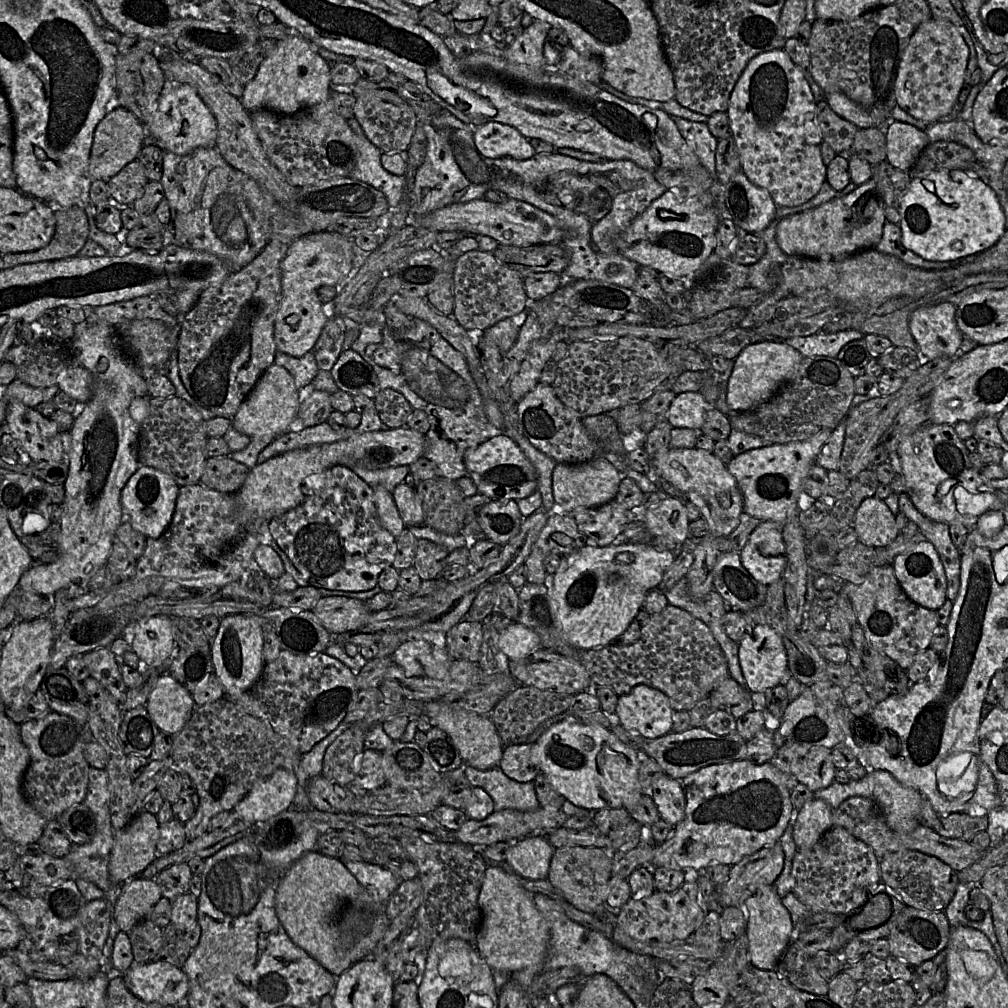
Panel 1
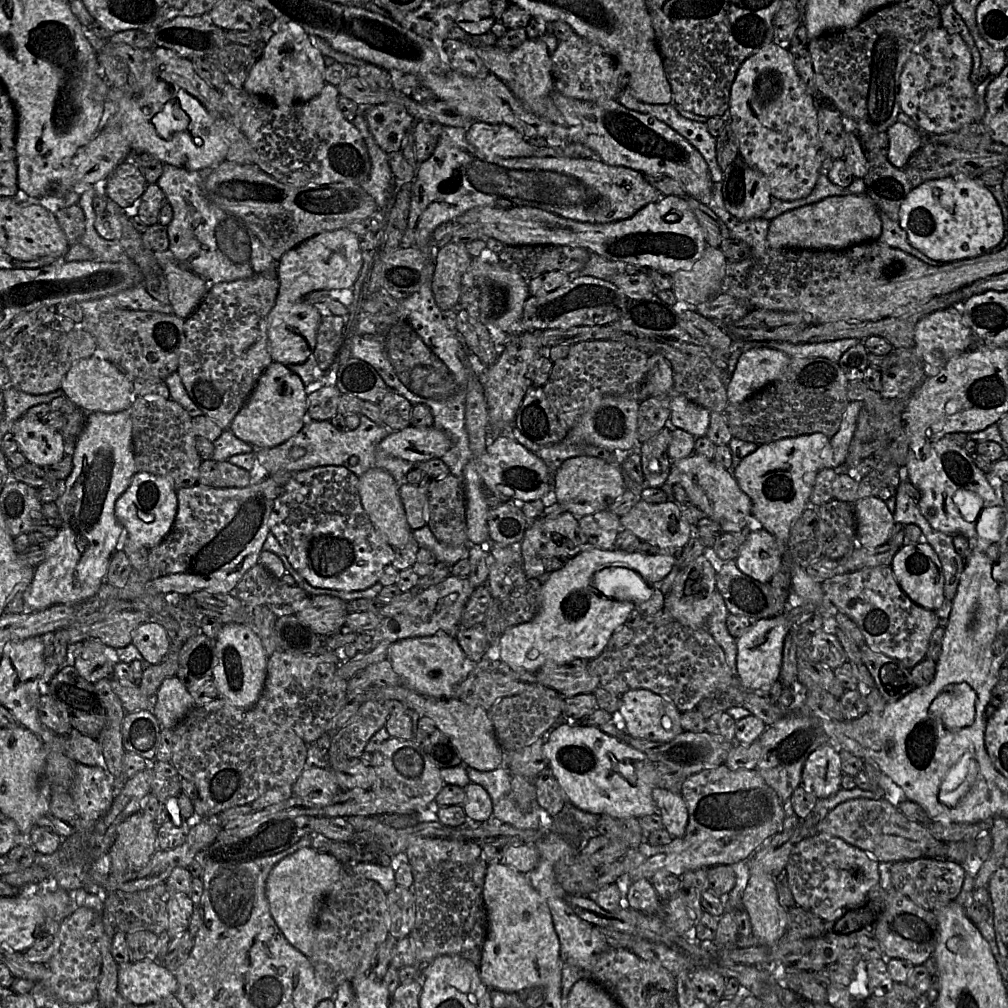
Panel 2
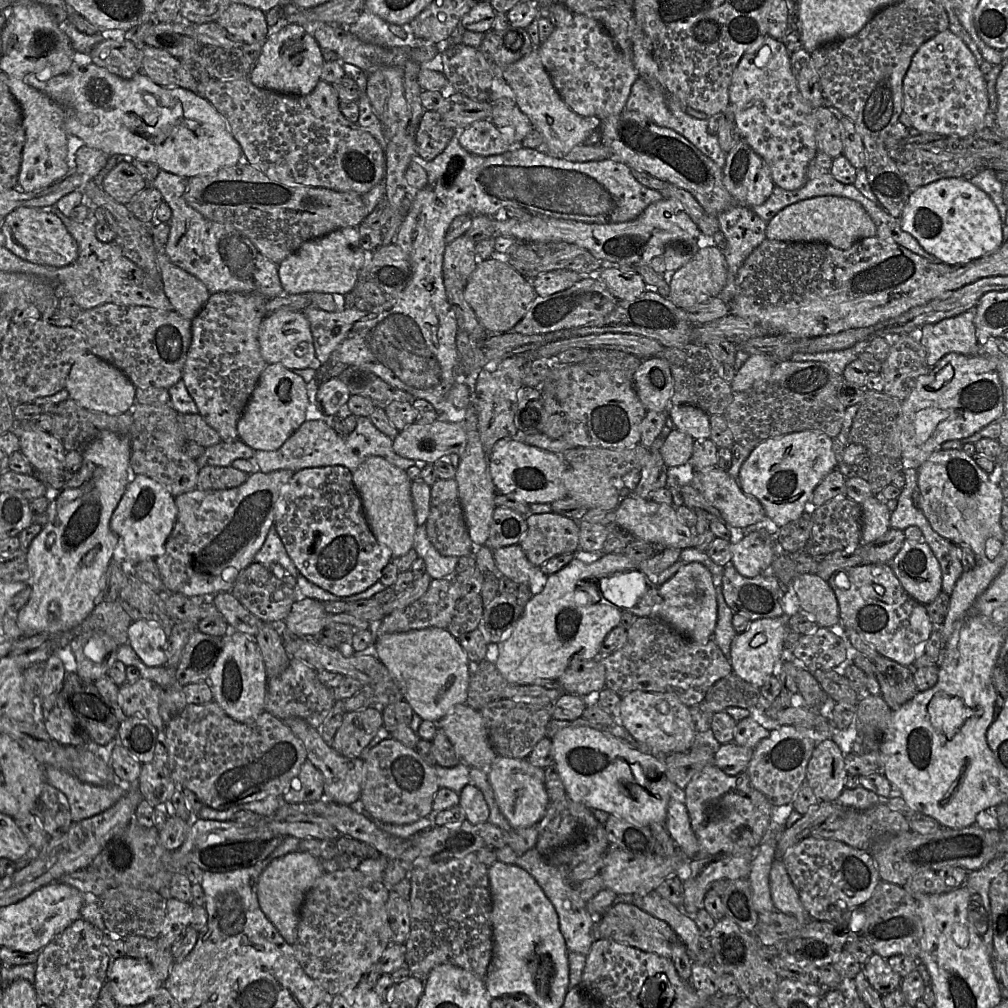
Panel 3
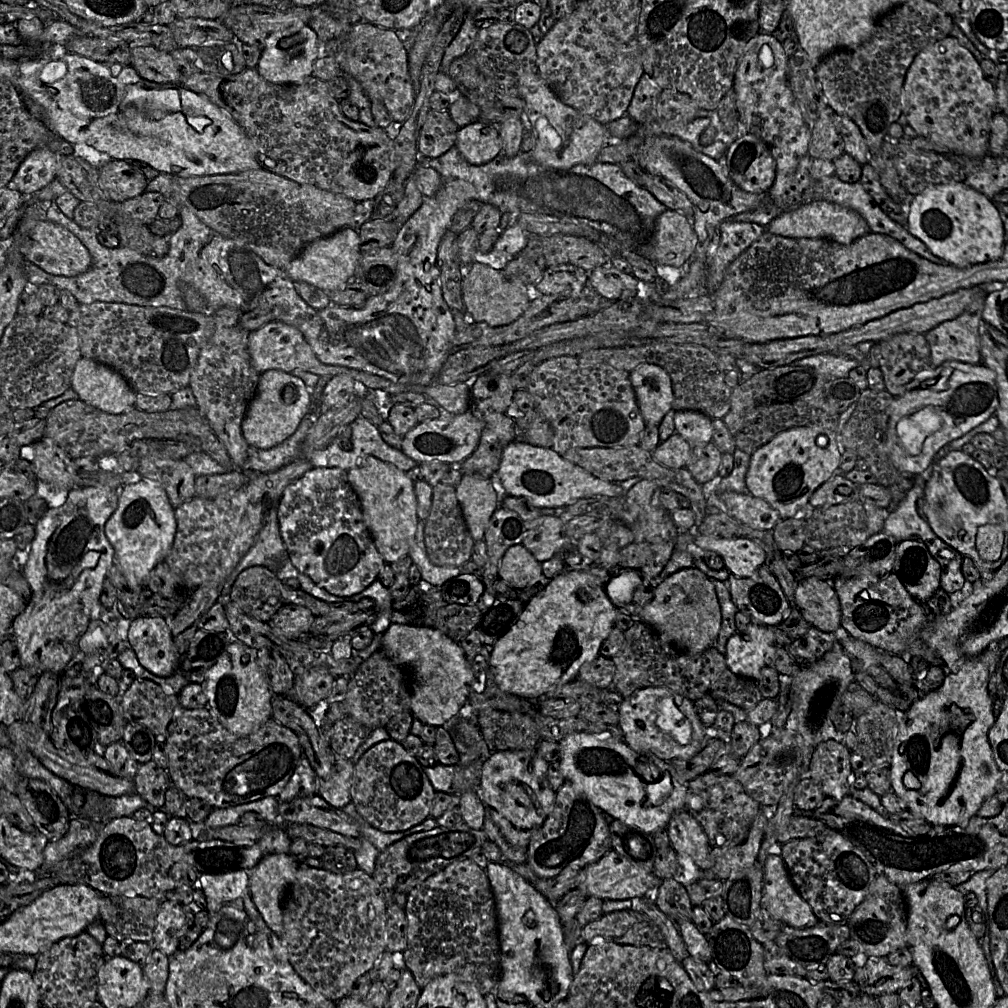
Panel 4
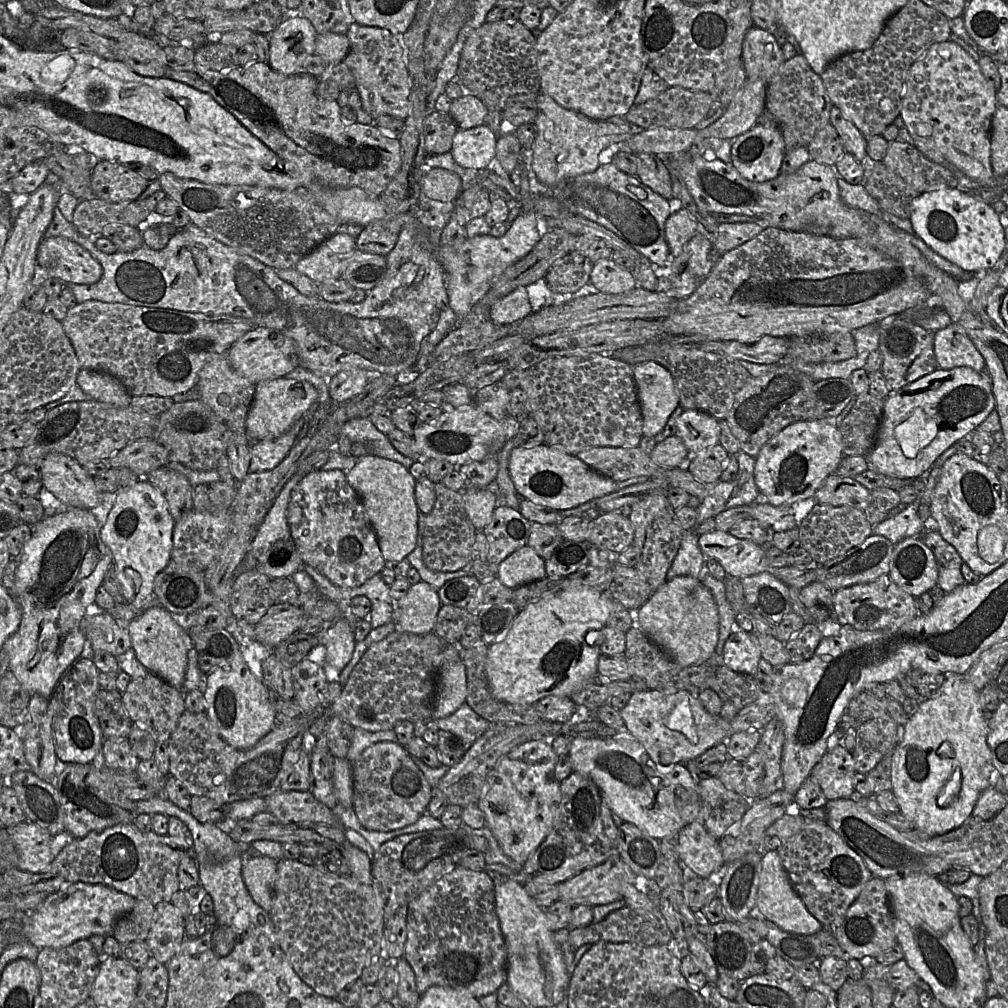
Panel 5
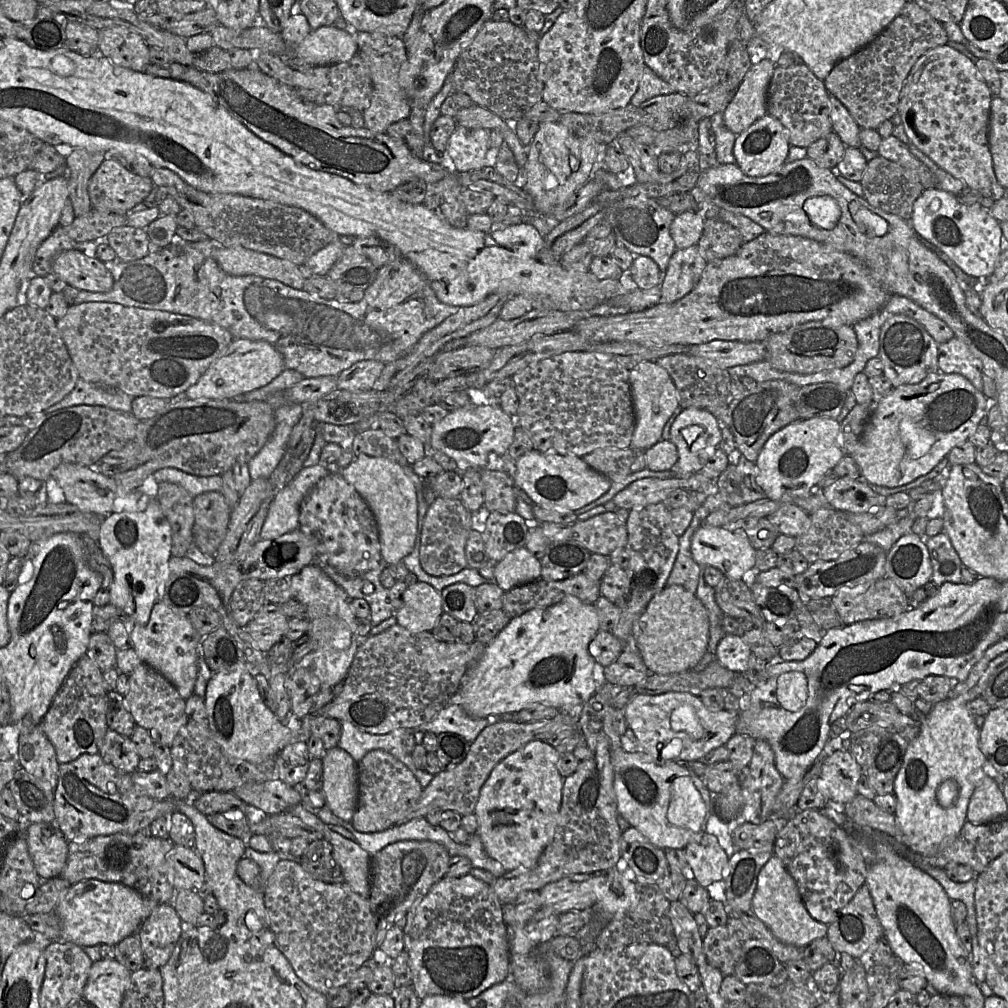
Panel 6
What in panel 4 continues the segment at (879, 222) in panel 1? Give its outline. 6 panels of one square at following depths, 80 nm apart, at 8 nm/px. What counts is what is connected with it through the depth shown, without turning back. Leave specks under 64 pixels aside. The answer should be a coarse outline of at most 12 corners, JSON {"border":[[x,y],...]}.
{"border":[[826,200],[783,211],[766,231],[849,245],[870,228]]}

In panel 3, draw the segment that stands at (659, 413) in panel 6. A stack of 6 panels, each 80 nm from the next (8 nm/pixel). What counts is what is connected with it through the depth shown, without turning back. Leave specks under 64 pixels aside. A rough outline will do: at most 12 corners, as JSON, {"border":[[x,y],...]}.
{"border":[[643,359],[634,387],[647,411],[667,412],[674,392],[668,362]]}

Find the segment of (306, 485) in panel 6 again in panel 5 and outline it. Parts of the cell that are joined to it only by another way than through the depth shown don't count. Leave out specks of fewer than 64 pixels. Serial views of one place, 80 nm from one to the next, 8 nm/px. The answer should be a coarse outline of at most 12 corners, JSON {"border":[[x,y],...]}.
{"border":[[305,474],[282,488],[258,527],[250,551],[265,551],[289,540],[287,509]]}

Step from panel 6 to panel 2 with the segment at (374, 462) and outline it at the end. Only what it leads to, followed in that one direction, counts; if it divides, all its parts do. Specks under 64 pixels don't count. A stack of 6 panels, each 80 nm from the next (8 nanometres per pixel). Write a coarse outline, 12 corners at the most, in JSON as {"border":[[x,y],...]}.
{"border":[[391,474],[359,476],[362,507],[394,549],[412,535]]}

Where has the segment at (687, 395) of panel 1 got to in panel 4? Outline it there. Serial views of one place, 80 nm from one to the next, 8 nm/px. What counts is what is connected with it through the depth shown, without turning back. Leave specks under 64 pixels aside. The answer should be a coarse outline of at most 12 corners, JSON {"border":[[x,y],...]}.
{"border":[[699,411],[675,413],[676,432],[693,446],[712,441],[713,423]]}

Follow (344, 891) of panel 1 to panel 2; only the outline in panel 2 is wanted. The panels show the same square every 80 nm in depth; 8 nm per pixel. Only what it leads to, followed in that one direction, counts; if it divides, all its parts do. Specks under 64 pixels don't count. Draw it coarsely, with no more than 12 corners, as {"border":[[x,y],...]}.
{"border":[[306,847],[268,875],[270,913],[311,955],[318,906],[345,871]]}

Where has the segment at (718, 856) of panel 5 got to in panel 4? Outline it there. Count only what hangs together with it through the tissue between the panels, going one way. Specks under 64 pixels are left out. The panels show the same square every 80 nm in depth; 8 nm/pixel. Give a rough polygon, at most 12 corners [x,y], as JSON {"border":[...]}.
{"border":[[688,810],[667,829],[677,853],[702,871],[711,869],[708,837]]}

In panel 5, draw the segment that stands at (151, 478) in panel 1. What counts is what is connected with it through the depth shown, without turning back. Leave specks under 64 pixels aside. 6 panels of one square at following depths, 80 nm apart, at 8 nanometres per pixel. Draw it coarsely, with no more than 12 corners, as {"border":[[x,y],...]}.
{"border":[[147,479],[116,494],[100,536],[125,603],[145,610],[174,525]]}

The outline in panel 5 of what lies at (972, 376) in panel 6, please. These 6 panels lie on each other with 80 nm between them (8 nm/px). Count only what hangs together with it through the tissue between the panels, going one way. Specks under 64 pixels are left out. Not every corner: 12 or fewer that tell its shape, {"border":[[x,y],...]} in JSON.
{"border":[[961,325],[933,339],[938,368],[985,373],[985,360]]}

